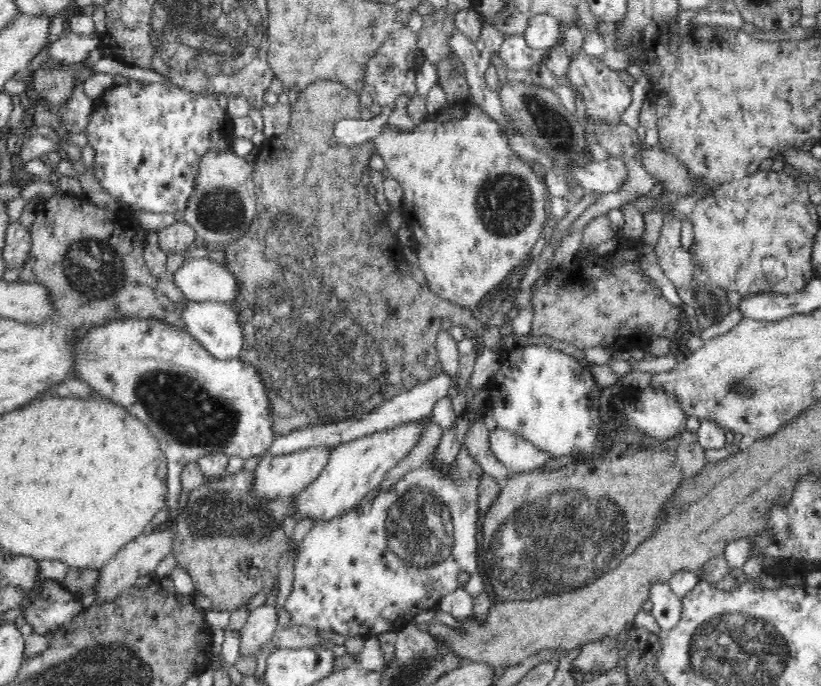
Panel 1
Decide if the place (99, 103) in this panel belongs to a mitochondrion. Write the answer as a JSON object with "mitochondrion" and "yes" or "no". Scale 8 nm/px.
{"mitochondrion":"no"}

